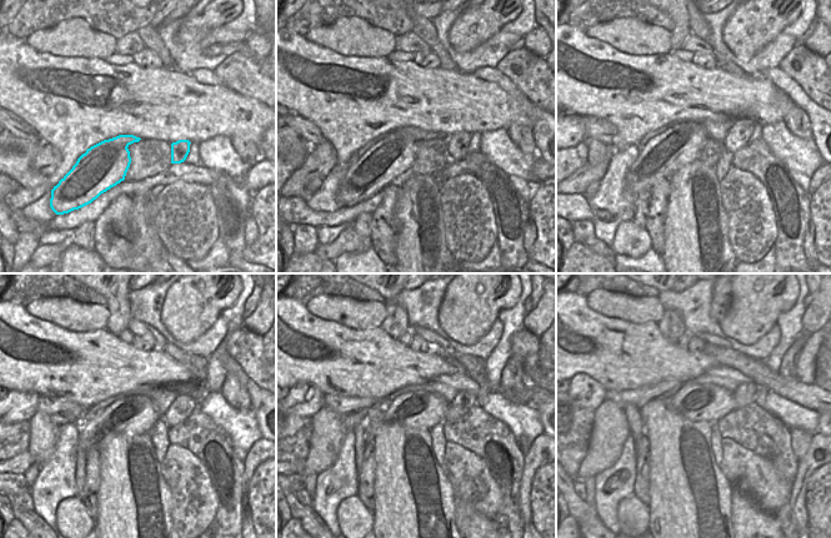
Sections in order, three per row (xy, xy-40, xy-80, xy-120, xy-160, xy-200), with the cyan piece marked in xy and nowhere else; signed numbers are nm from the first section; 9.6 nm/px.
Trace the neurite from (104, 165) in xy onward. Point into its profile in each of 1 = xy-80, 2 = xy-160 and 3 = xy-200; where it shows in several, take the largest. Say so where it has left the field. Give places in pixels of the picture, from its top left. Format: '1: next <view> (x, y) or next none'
1: next xy-80 (680, 144)
2: next xy-160 (415, 408)
3: next xy-200 (699, 402)

